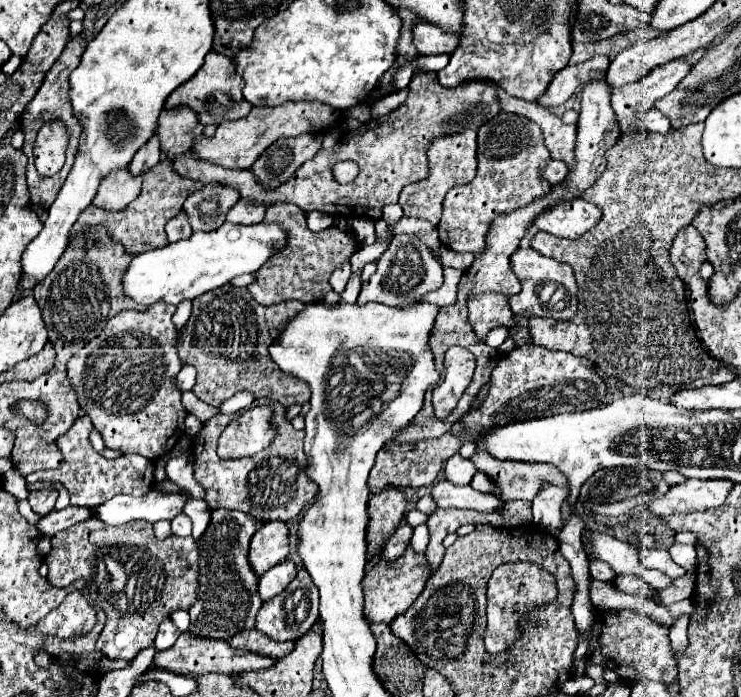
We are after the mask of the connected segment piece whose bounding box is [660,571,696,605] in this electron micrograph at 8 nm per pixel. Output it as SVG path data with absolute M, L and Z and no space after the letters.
M688 571L684 577L676 579L674 581L674 587L672 589L666 589L660 593L660 601L662 605L670 605L674 601L682 601L682 599L688 599L692 595L692 589L694 589L694 577L696 573L694 571Z

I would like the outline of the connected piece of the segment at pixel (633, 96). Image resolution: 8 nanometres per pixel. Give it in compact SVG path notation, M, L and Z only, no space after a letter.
M676 59L676 61L666 63L666 65L658 65L658 69L652 69L642 81L616 87L612 91L612 109L618 115L618 123L620 123L622 133L634 133L634 129L644 129L644 123L642 123L644 111L650 109L664 95L674 91L674 87L688 75L688 71L690 71L690 65L682 59Z

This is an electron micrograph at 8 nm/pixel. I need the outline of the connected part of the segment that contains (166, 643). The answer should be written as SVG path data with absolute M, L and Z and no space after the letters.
M166 619L166 621L160 623L160 629L158 629L158 635L156 635L154 645L156 645L156 649L164 651L164 649L170 649L170 645L174 645L174 641L178 637L180 637L178 627L170 619Z

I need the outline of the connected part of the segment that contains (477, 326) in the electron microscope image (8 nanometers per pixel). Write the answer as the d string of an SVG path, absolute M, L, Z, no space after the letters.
M482 293L468 299L470 309L470 325L478 339L486 339L486 335L496 327L512 329L516 325L516 315L508 305L508 297L500 293Z

